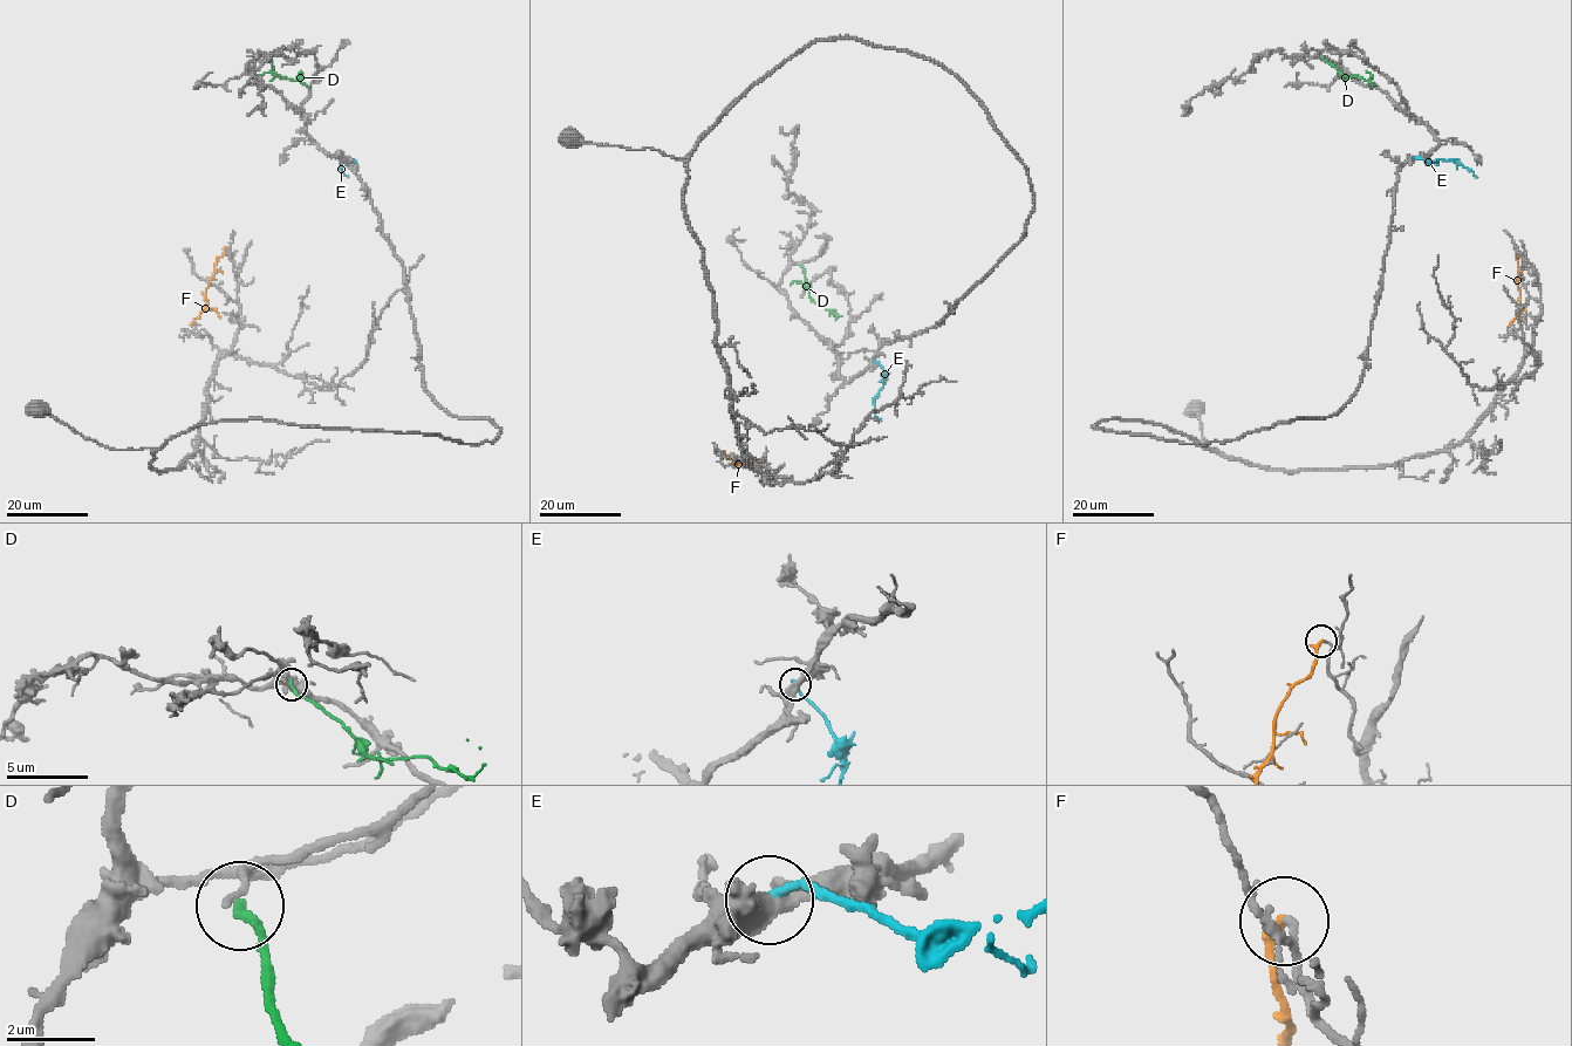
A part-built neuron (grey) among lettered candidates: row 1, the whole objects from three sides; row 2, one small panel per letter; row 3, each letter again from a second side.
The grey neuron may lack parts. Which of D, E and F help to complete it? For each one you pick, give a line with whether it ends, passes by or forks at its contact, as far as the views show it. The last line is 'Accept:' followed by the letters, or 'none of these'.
Accept: none of these

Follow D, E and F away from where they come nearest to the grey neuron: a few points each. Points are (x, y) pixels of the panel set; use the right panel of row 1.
D: (1323, 57), (1342, 75), (1367, 81), (1372, 75), (1367, 70)
E: (1414, 158), (1454, 159), (1476, 177)
F: (1517, 247), (1521, 309), (1508, 327)

